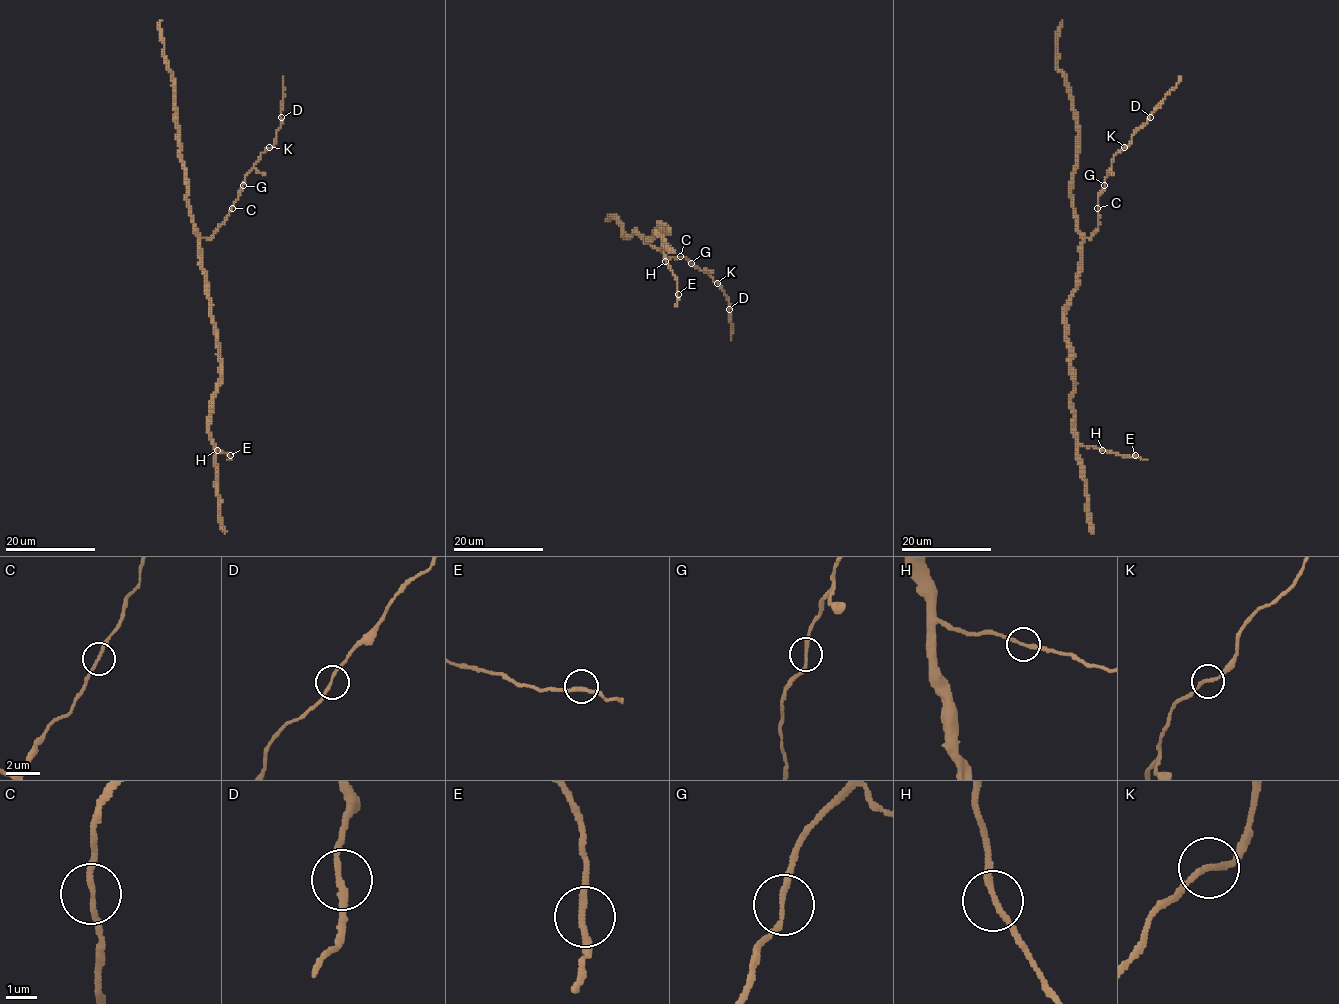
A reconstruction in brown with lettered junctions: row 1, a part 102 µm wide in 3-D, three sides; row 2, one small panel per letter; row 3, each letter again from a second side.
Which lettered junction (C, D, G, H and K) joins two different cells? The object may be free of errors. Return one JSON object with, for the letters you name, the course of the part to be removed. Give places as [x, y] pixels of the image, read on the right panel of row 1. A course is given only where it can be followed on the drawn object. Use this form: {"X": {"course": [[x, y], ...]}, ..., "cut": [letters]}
{"cut": []}

